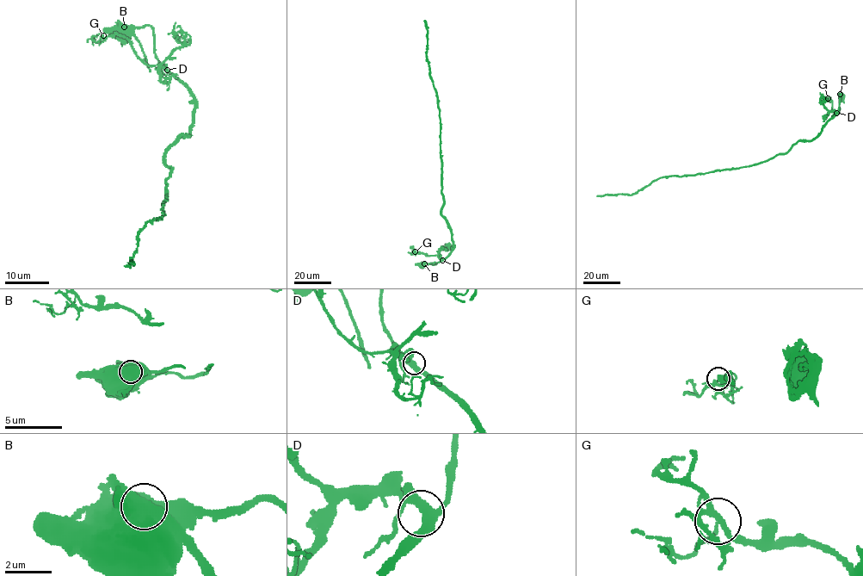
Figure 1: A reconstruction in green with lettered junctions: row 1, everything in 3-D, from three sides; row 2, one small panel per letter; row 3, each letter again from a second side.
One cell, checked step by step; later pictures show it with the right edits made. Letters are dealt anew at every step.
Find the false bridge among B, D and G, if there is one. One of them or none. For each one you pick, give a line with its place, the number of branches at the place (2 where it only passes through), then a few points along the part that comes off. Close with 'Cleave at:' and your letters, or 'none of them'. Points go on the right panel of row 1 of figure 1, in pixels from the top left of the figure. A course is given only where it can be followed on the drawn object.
B: (840, 94) | 1 | (840, 95), (838, 114)
Cleave at: B

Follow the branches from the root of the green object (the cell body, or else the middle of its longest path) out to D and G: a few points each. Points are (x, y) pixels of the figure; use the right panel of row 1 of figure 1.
D: (841, 96), (841, 94), (836, 113)
G: (841, 96), (841, 94), (837, 112), (831, 110), (832, 101), (828, 98)

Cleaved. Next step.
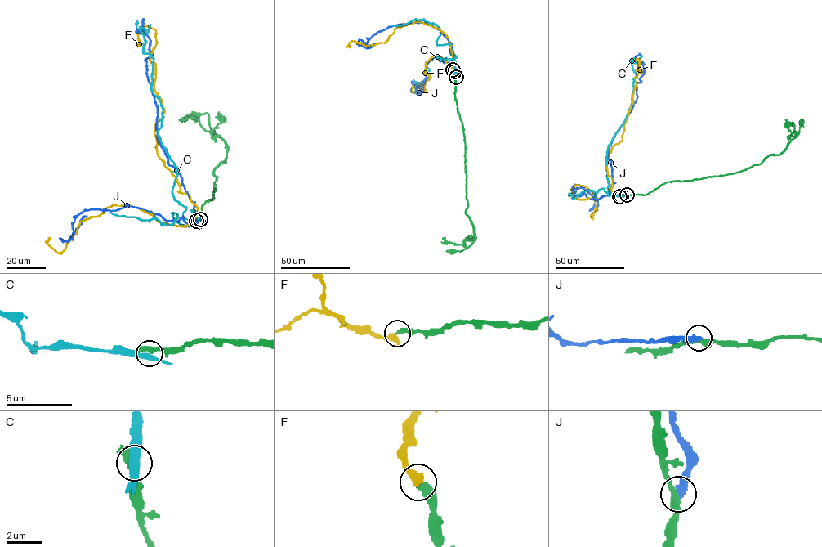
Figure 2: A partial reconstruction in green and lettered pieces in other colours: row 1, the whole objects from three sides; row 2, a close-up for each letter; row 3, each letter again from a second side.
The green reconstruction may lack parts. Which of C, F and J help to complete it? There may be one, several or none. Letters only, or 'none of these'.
F

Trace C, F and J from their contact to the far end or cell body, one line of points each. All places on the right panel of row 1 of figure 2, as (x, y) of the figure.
C: (621, 196), (609, 196), (607, 150), (631, 106), (636, 73), (631, 60), (641, 64), (639, 61), (641, 55)
F: (619, 196), (612, 193), (606, 157), (622, 140), (640, 71), (636, 59), (641, 72)
J: (627, 195), (609, 191), (607, 155), (637, 97), (644, 69), (643, 62), (633, 60), (640, 53)

